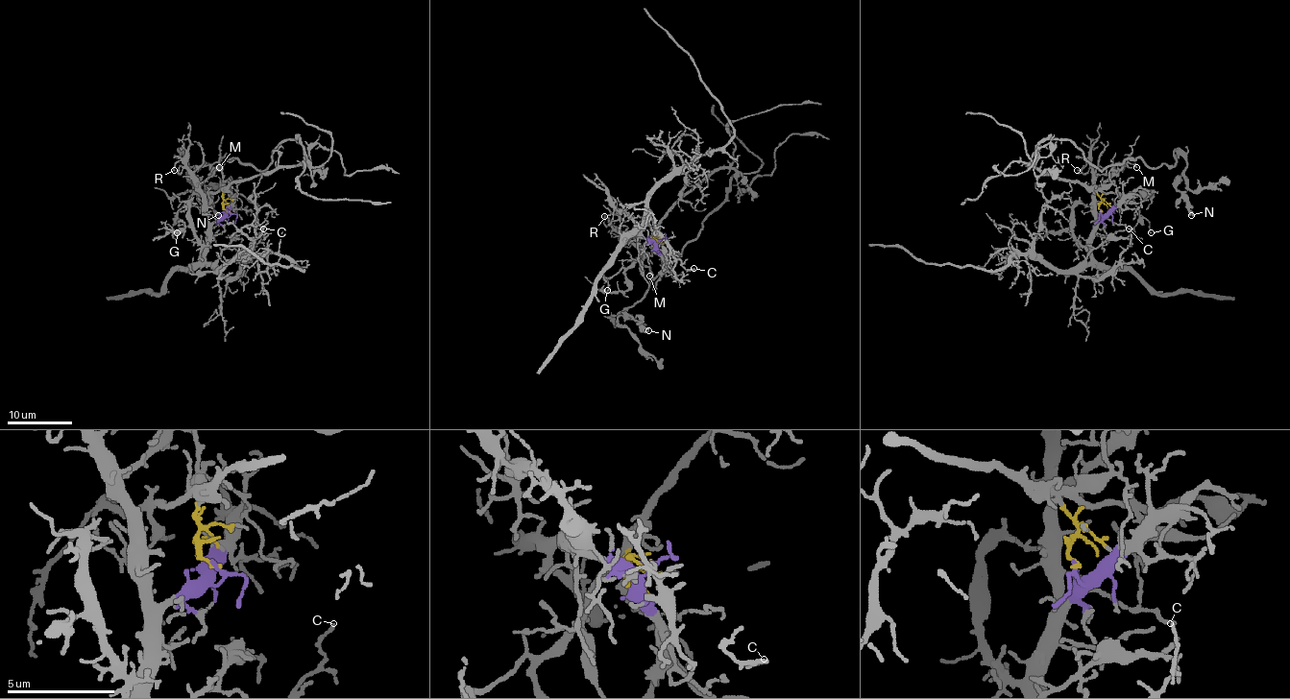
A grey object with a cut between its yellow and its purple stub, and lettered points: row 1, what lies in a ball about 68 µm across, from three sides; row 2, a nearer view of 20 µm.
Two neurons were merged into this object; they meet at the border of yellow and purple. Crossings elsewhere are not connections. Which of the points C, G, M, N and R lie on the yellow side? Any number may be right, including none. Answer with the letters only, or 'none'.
G, N

